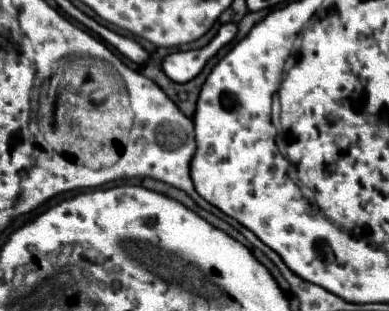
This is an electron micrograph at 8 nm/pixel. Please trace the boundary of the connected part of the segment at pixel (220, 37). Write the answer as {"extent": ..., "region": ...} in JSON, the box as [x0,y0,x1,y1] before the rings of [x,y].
{"extent":[162,25,236,83],"region":[[[222,25],[216,37],[206,47],[196,49],[196,51],[178,51],[178,53],[168,55],[162,61],[162,71],[176,83],[188,83],[204,69],[206,61],[214,57],[234,37],[236,37],[236,25]]]}

